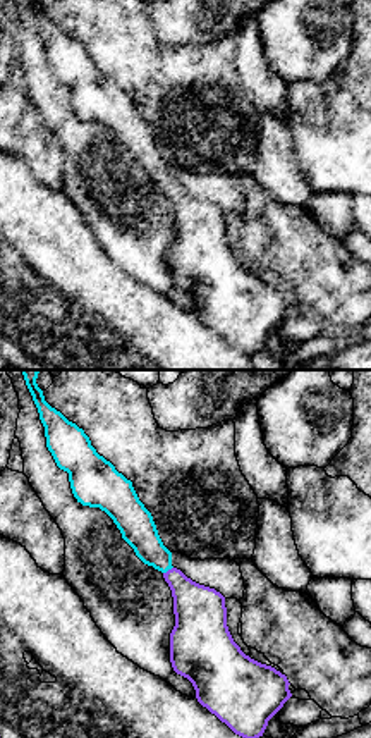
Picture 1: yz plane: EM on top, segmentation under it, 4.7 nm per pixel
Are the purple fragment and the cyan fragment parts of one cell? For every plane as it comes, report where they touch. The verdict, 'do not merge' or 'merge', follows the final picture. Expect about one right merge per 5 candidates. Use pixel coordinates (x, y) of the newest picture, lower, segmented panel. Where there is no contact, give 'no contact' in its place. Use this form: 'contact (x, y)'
contact (169, 570)

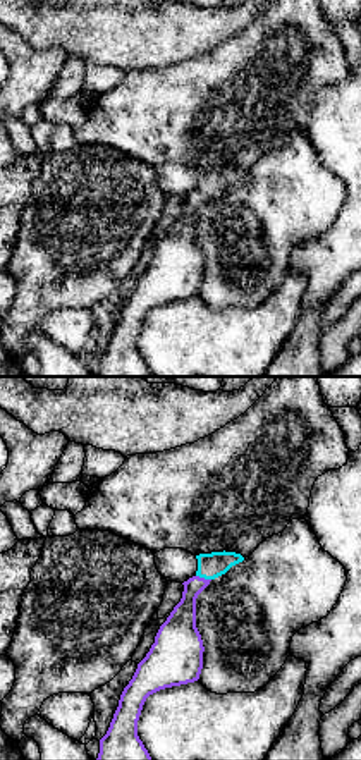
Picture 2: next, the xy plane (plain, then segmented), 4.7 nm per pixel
contact (203, 578)

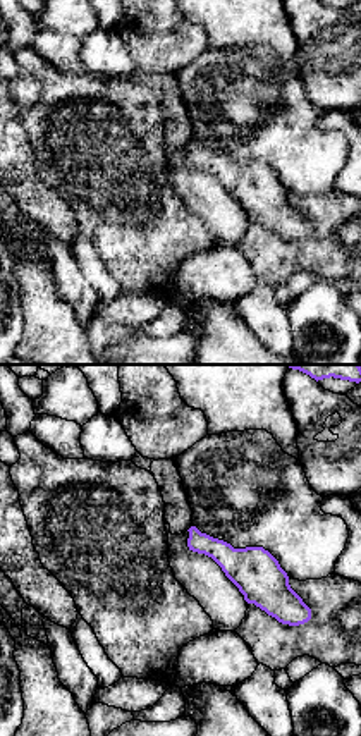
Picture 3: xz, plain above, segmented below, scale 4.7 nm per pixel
no contact

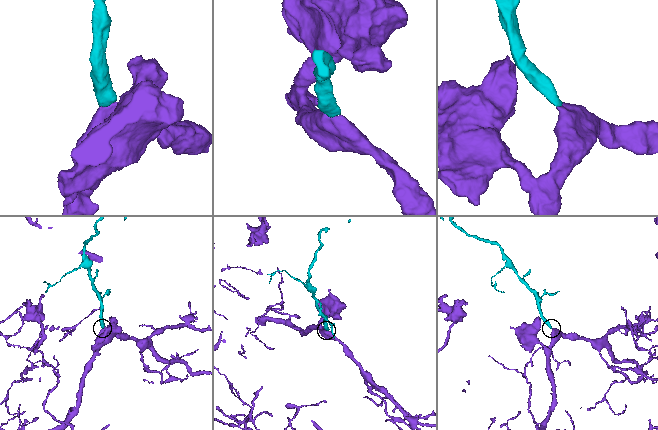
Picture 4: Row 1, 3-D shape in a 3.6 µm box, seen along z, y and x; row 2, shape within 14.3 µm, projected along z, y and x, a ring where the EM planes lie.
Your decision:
merge

